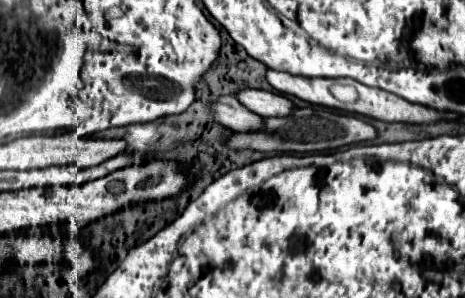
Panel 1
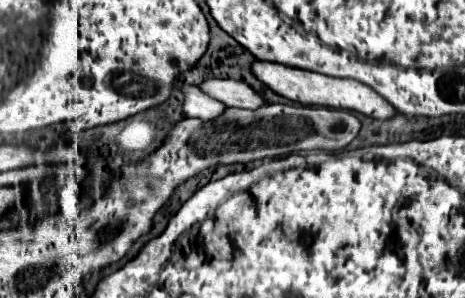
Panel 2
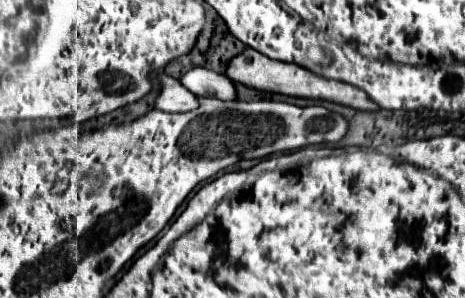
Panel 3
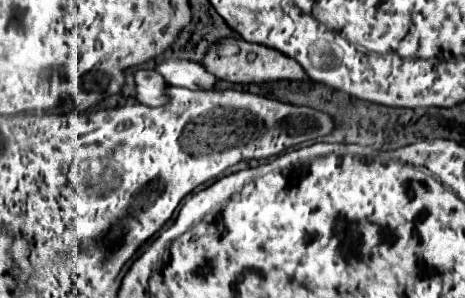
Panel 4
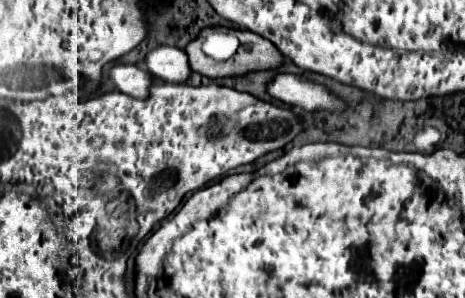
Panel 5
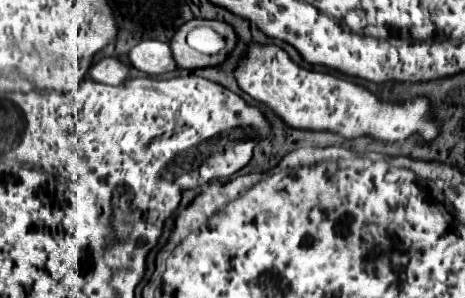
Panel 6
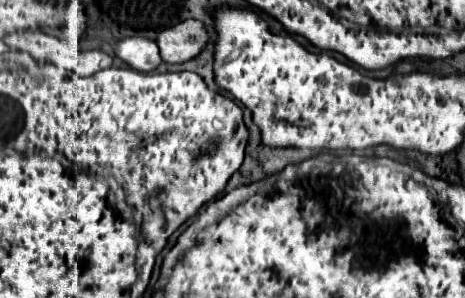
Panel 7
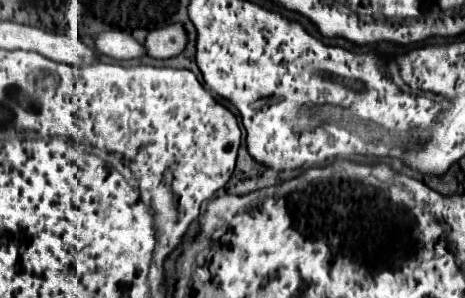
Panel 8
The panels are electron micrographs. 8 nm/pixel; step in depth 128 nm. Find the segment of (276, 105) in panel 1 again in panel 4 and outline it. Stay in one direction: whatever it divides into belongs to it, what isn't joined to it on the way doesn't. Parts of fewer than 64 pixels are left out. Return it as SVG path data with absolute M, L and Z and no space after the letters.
M164 58L156 72L162 74L162 78L170 86L182 86L190 90L210 90L216 82L216 78L204 70L202 64L192 60L180 60L180 58Z

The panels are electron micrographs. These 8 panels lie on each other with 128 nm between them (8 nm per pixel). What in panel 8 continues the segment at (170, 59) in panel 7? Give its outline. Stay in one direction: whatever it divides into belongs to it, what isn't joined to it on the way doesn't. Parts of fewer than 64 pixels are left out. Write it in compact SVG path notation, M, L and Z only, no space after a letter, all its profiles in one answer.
M168 24L150 30L144 46L146 46L146 54L152 58L172 58L184 50L186 30L182 28L182 24Z

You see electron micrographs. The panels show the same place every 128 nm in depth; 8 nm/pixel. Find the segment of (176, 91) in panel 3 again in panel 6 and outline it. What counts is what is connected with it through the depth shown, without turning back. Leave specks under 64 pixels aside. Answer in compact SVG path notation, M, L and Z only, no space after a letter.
M102 58L90 66L90 78L102 84L120 84L128 78L128 66L116 58Z

